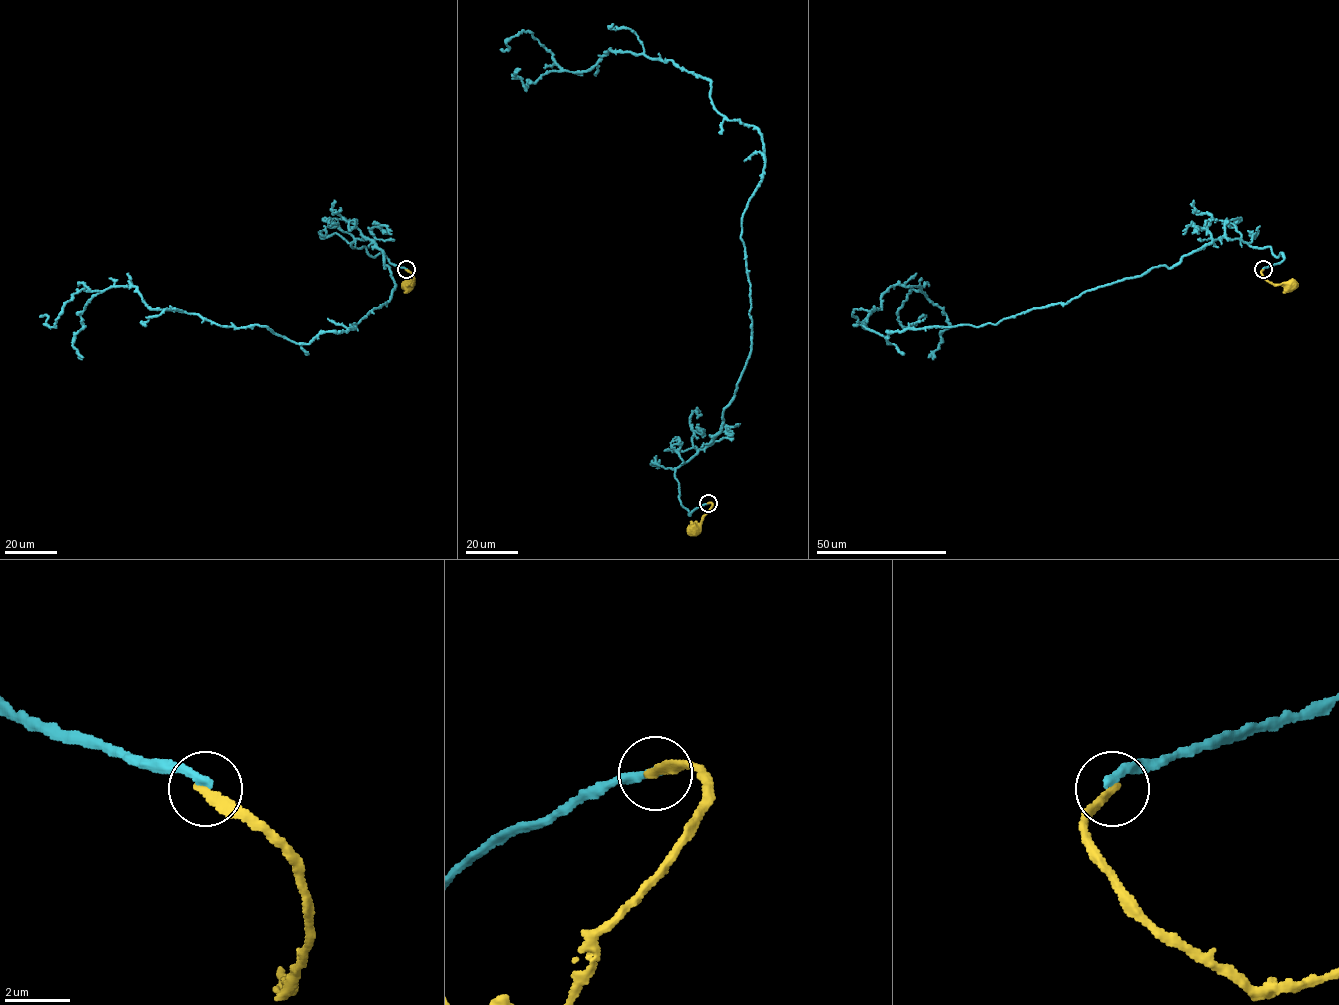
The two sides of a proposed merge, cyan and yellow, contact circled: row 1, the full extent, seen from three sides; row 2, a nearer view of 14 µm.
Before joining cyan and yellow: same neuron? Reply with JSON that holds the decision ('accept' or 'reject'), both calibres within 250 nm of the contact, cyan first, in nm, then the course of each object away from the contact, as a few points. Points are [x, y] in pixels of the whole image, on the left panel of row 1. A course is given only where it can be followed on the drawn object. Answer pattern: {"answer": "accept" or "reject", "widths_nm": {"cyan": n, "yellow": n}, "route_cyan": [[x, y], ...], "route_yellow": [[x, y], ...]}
{"answer": "reject", "widths_nm": {"cyan": 280, "yellow": 300}, "route_cyan": [[406, 269], [357, 239], [391, 298], [308, 344], [151, 309], [132, 285], [39, 317]], "route_yellow": [[406, 269], [414, 279], [407, 287]]}

